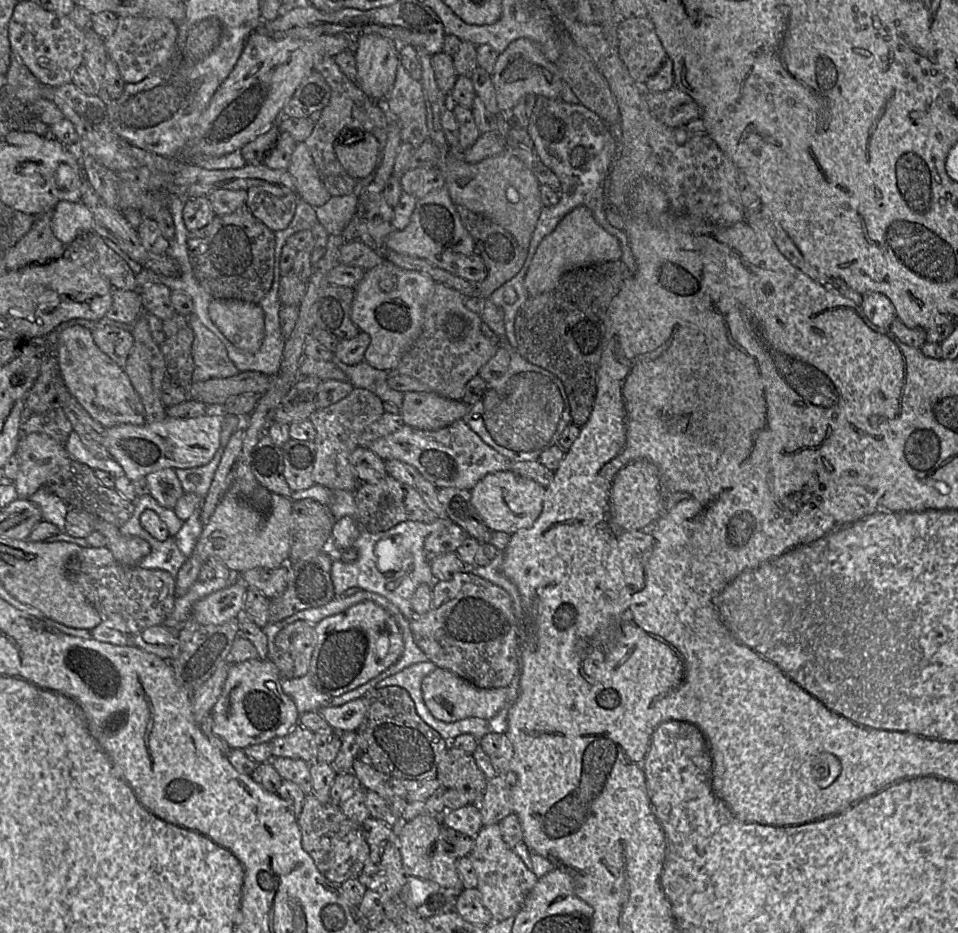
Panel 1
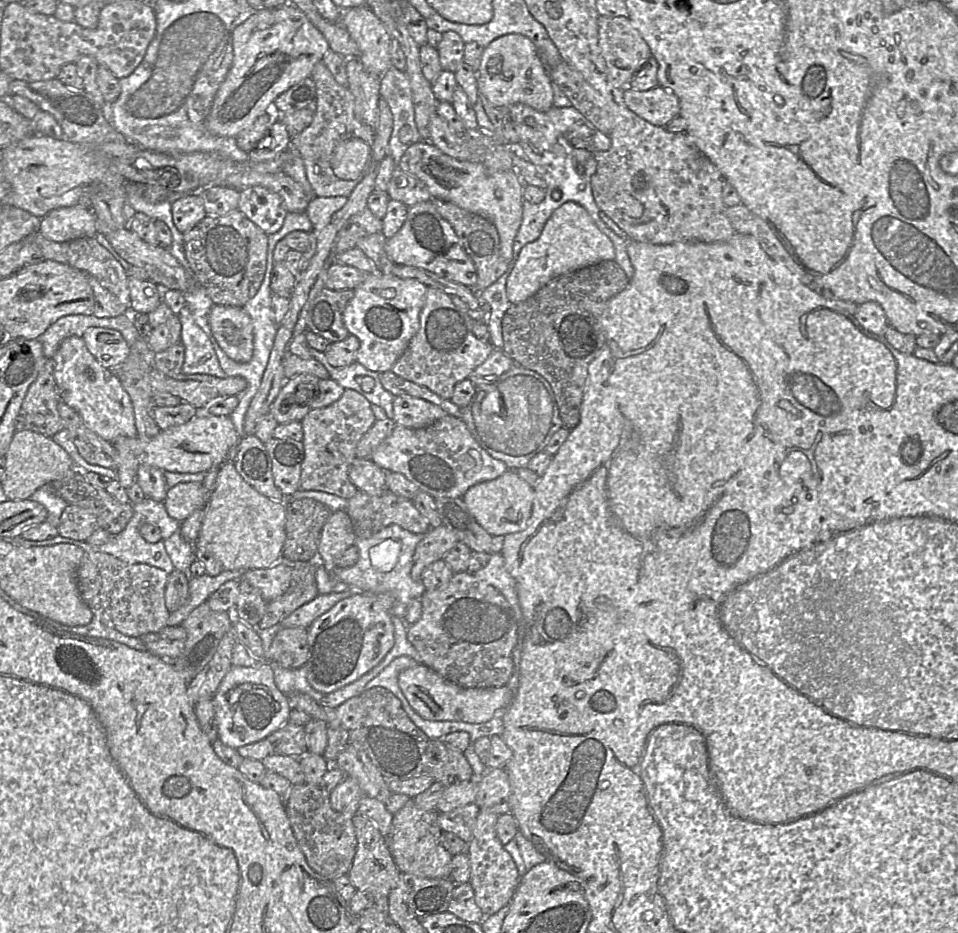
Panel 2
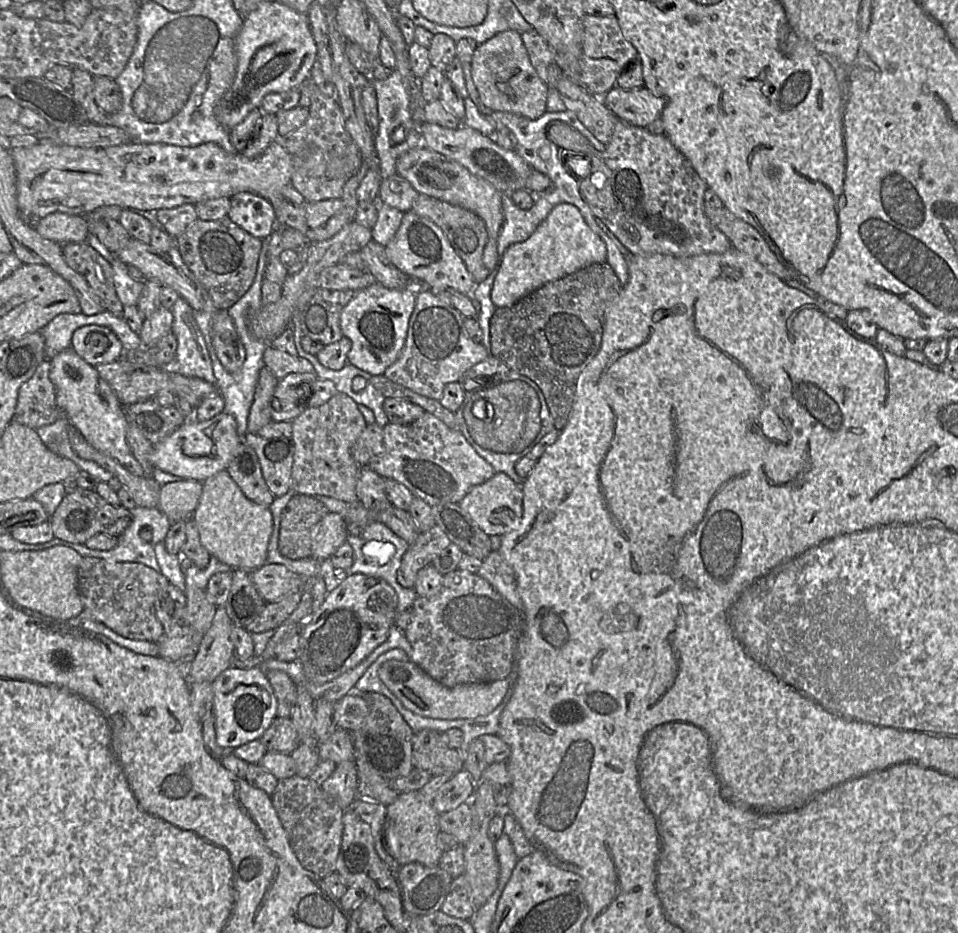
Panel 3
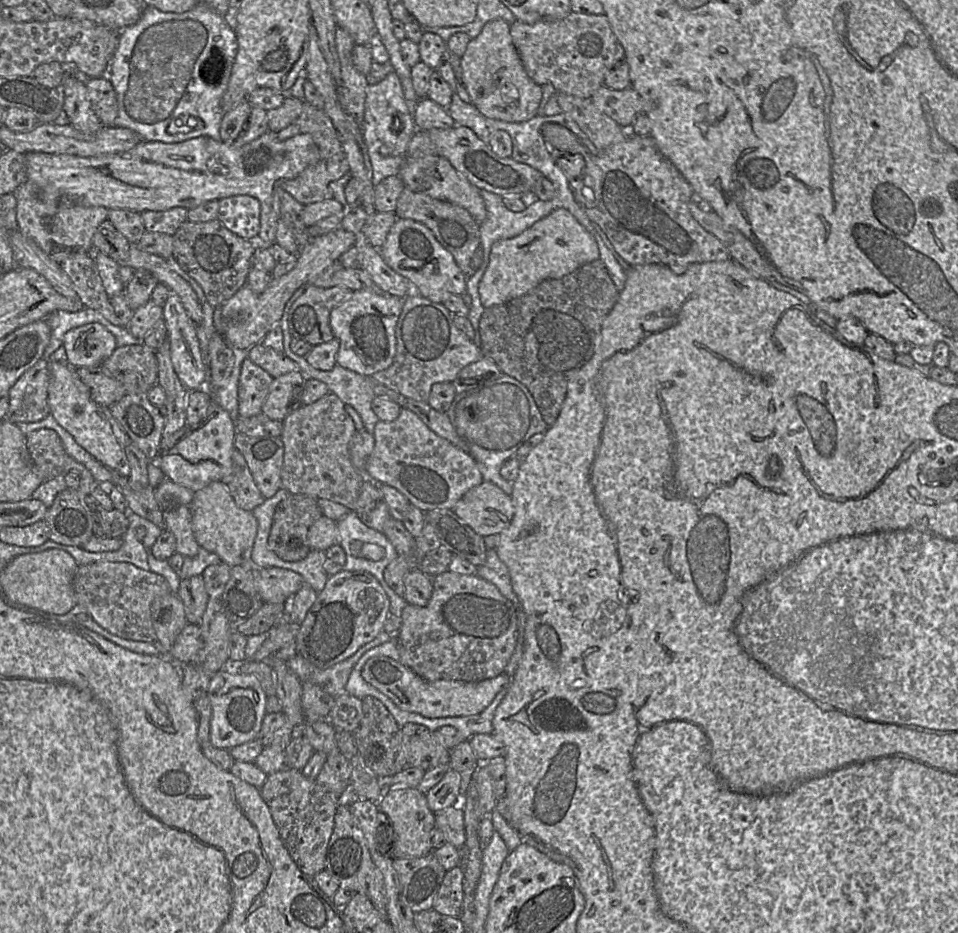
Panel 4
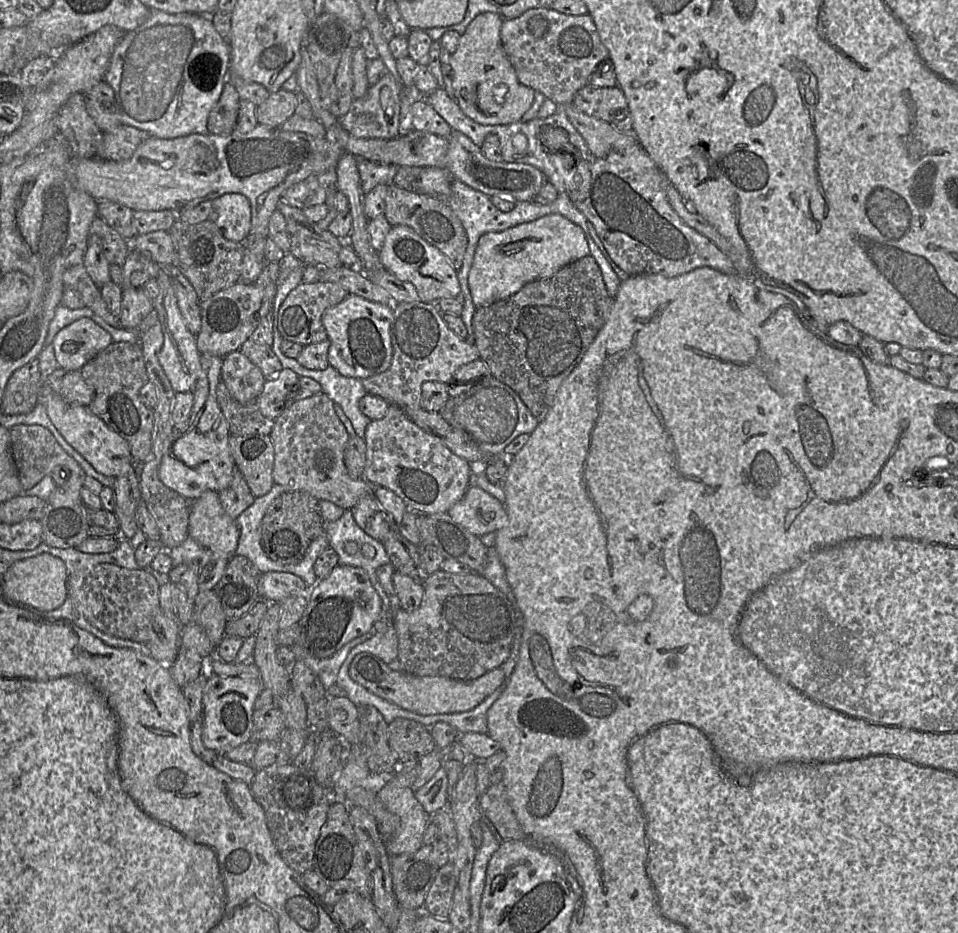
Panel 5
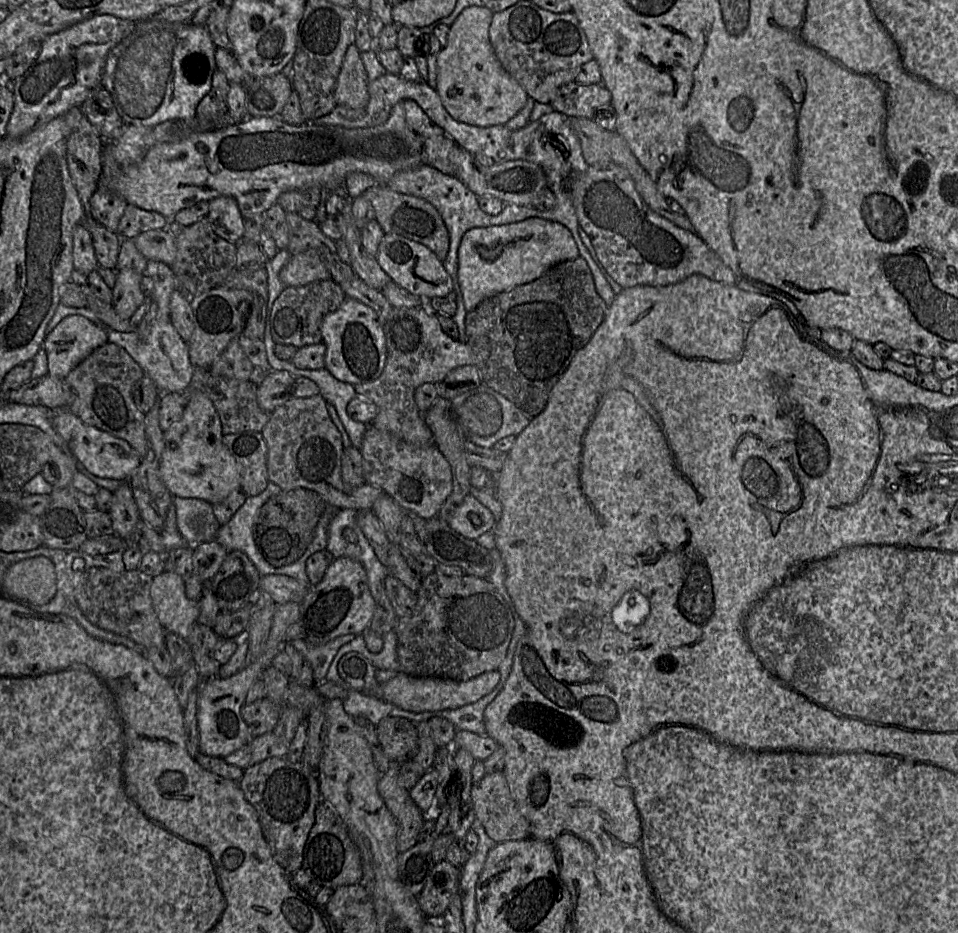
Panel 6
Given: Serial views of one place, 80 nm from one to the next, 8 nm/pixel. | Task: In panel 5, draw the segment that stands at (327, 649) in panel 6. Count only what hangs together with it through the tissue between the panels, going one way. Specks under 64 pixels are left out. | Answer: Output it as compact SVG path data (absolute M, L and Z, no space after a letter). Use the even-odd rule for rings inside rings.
M374 628L352 641L345 644L333 656L324 659L317 659L310 656L300 645L292 645L291 650L294 654L295 660L301 660L308 666L319 678L321 684L325 689L336 684L337 676L342 664L345 662L349 655L349 651L358 644L363 643L367 639L374 636Z

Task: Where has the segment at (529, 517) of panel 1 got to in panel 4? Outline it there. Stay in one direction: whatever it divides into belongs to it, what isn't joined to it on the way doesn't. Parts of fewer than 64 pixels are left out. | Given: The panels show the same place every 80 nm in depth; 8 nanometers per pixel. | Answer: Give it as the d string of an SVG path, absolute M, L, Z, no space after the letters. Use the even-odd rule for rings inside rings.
M483 481L467 491L452 510L483 537L499 535L510 525L514 516L511 496L488 481Z

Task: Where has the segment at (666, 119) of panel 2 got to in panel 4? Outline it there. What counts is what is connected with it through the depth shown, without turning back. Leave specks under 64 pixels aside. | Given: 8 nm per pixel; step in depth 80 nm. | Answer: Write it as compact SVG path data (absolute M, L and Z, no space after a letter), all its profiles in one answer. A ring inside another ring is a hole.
M602 86L593 93L591 100L595 107L624 129L630 129L637 116L642 114L642 100L639 94L632 88L614 90Z

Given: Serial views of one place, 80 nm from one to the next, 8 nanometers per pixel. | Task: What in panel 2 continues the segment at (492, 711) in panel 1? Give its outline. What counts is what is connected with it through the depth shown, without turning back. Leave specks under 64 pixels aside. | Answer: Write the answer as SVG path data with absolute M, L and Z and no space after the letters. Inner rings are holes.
M422 664L400 672L398 685L414 711L432 721L486 722L509 699L507 685L490 688L465 688L446 680Z

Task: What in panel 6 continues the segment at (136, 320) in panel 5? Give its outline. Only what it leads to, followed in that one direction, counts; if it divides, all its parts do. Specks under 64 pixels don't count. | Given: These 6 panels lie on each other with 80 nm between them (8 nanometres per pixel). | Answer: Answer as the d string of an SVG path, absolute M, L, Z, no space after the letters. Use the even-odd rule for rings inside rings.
M130 268L116 269L116 282L112 288L112 306L118 316L130 320L138 307L147 299L141 291L142 275Z

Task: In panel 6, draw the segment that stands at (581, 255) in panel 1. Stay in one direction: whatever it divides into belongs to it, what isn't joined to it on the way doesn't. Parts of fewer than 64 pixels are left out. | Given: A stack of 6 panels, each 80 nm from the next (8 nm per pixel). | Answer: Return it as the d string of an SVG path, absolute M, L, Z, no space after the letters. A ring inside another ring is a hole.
M540 218L511 224L472 228L464 233L457 251L457 280L467 312L494 294L532 282L551 267L578 258L577 244L564 225Z

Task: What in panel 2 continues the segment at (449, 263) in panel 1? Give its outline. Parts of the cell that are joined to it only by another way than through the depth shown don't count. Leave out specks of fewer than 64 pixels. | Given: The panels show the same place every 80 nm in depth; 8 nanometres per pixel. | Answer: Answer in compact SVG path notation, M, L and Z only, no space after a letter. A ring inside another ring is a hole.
M432 200L408 207L404 224L394 236L386 240L384 250L394 264L423 268L467 287L476 284L477 272L472 260L461 246L452 226L438 213Z

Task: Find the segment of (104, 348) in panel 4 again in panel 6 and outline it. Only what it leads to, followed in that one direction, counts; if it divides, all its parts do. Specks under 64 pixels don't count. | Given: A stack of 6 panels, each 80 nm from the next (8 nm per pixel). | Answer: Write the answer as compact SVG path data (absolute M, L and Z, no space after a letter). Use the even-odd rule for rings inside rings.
M81 315L63 318L43 341L48 360L48 373L65 378L95 349L107 343L107 334Z

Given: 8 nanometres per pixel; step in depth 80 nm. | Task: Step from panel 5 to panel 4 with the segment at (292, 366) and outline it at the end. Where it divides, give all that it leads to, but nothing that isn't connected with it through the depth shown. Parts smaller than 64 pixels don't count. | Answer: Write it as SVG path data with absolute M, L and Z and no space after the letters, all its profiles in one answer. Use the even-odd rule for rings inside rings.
M279 324L284 333L283 352L297 363L299 371L308 379L316 379L325 383L330 393L338 396L345 405L350 405L359 414L363 427L368 432L380 421L371 408L371 403L376 397L371 387L371 376L363 376L352 370L335 365L332 370L323 371L312 367L304 357L294 354L290 350L293 337L284 324Z

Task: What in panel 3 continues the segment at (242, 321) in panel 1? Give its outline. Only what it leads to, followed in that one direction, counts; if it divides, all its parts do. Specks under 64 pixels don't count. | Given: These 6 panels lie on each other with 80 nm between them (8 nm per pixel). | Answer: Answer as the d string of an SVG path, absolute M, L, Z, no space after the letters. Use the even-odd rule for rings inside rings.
M216 310L211 320L211 337L217 358L228 372L236 372L244 363L246 352L232 317L226 310Z

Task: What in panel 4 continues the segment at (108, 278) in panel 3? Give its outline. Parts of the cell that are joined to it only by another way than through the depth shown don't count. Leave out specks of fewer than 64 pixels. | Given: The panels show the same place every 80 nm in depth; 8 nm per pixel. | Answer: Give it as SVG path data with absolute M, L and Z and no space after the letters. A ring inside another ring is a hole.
M86 251L70 255L61 267L71 279L79 299L85 308L99 312L110 323L121 326L110 302L94 259Z

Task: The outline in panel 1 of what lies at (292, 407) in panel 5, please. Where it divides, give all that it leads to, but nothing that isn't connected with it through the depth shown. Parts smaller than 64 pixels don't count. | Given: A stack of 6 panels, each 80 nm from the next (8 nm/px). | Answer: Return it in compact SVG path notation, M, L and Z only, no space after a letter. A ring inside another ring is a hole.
M354 388L340 401L316 409L310 415L309 420L315 429L313 443L316 448L316 458L312 470L315 484L331 490L355 491L358 488L360 482L351 464L351 455L366 428L384 413L384 402L375 393L364 388Z

